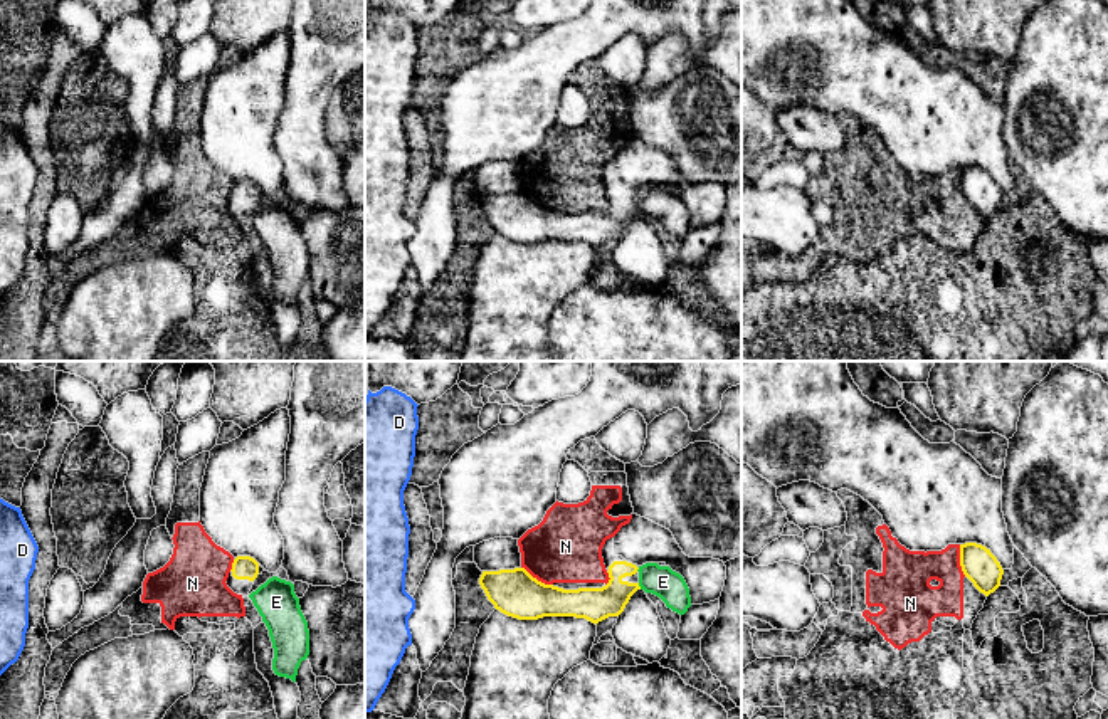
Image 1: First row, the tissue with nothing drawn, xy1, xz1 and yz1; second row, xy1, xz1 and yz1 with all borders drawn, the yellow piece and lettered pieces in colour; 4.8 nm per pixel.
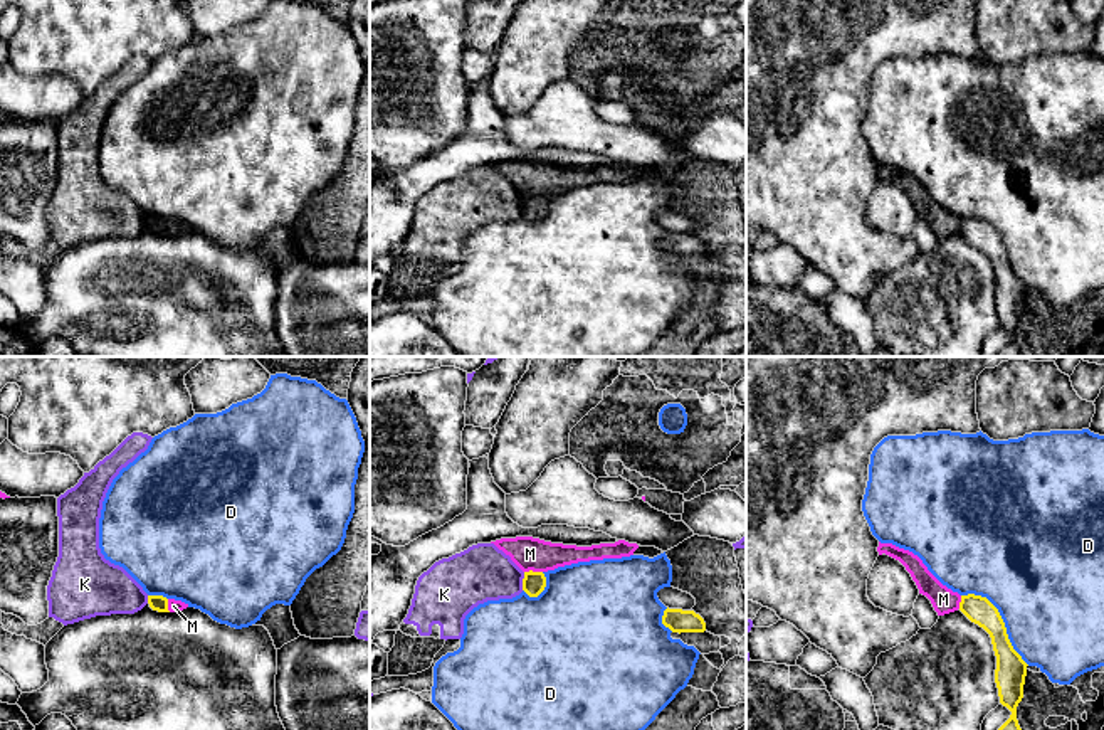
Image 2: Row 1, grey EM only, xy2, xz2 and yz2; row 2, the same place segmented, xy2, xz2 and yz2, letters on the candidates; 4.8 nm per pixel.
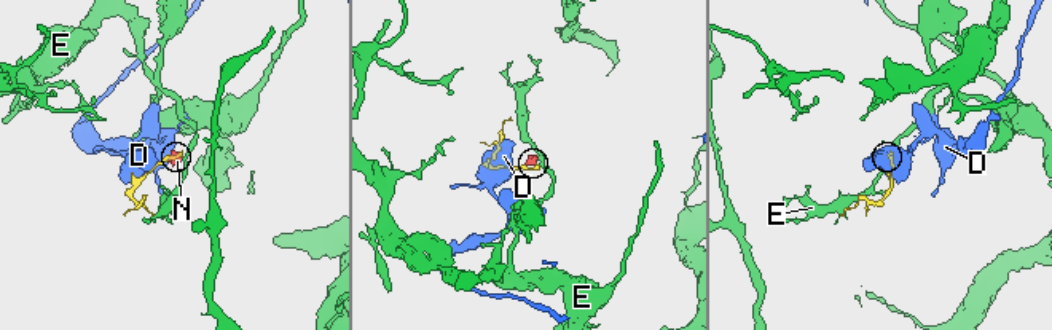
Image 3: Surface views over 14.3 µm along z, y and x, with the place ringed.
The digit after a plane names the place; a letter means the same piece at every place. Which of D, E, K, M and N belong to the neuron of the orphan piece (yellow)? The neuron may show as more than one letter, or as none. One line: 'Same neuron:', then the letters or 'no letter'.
Same neuron: no letter

